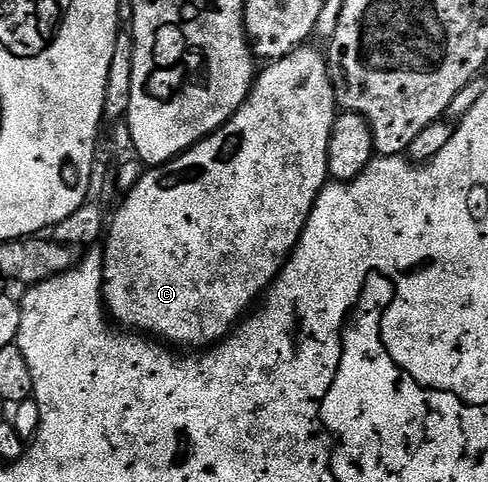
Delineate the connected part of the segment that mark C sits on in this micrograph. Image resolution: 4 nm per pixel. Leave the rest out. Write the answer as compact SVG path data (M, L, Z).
M310 44L300 46L288 57L271 61L267 65L270 67L255 77L250 95L246 97L242 107L218 131L209 134L192 149L179 154L170 162L147 169L142 179L131 190L125 191L123 198L126 199L123 200L122 207L115 212L114 219L112 217L109 219L108 233L104 238L106 250L104 249L102 260L102 300L106 304L109 317L115 323L131 331L153 336L174 348L182 348L178 346L209 348L229 338L235 327L247 317L251 307L278 279L282 267L298 247L298 241L304 232L318 193L328 182L328 140L332 136L332 124L336 117L334 86L330 82L327 55L323 51L321 54L320 51L313 50L312 47Z

